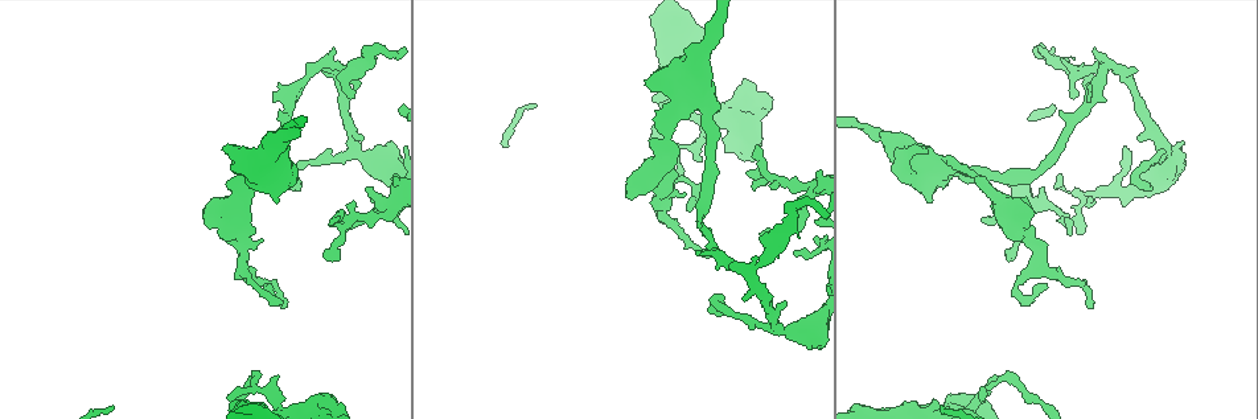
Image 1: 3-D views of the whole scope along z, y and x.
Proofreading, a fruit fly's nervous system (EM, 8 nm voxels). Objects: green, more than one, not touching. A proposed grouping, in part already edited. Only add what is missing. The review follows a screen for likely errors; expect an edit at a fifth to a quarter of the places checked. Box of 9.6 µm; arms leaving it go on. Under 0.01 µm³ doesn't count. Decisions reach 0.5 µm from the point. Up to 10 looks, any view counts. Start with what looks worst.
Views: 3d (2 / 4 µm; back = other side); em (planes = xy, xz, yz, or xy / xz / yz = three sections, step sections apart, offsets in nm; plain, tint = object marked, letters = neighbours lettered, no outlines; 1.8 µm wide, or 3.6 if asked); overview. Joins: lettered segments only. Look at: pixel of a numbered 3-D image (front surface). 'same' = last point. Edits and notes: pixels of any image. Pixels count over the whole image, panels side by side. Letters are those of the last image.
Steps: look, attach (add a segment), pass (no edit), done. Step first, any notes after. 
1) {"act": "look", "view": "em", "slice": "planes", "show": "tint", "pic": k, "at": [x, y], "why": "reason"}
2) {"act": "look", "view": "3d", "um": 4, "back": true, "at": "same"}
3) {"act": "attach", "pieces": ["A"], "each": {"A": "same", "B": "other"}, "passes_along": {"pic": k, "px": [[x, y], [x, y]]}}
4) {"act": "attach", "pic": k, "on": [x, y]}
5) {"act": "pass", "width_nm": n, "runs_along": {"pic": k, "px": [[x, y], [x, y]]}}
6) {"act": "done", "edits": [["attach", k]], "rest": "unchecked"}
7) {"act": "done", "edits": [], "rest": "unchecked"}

{"act": "look", "view": "3d", "um": 2, "pic": 1, "at": [762, 232]}

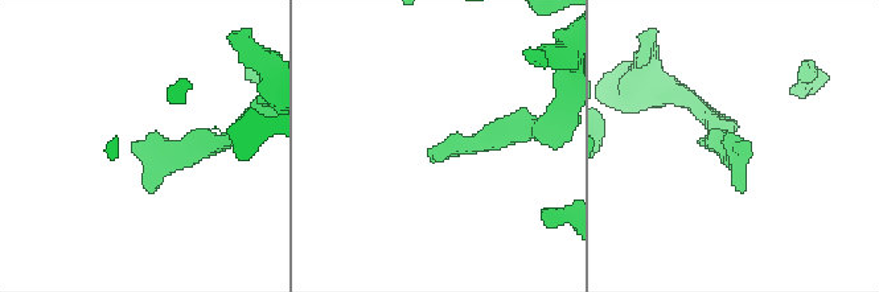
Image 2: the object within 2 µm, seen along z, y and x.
{"act": "look", "view": "em", "slice": "planes", "show": "letters", "pic": 2, "at": [132, 146], "why": "now the EM"}

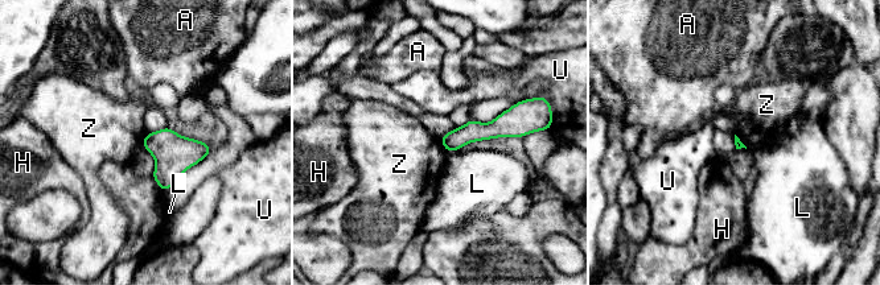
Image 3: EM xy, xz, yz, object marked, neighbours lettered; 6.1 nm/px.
{"act": "pass", "longest_contact_nm": ["H", 130], "each": {"A": "other", "H": "other", "L": "other", "U": "other", "Z": "other"}, "border": {"pic": 3, "px": [[439, 139], [447, 152]]}, "found": "none of them fits"}

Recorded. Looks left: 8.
{"act": "look", "view": "em", "slice": "planes", "show": "letters", "pic": 1, "at": [1138, 181], "why": "abrupt turn"}

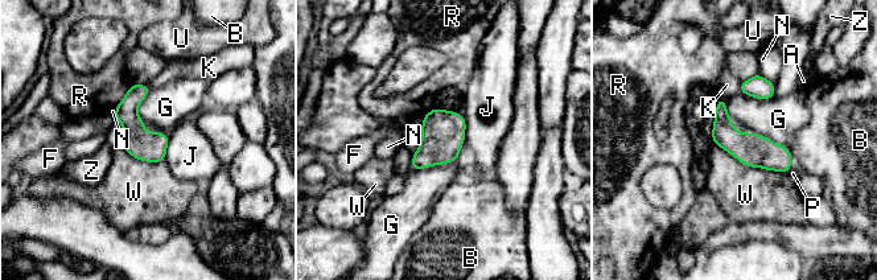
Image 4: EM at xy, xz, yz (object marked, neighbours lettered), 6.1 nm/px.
{"act": "pass", "width_nm": 190, "each": {"A": "other", "B": "other", "F": "other", "G": "other", "J": "other", "K": "other", "N": "other", "P": "other", "R": "other", "U": "other", "W": "other", "Z": "other"}, "found": "no lettered segment goes on from it"}

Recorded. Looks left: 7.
{"act": "look", "view": "em", "slice": "yz", "step": 4, "show": "letters", "pic": 1, "at": [229, 153], "why": "free end"}

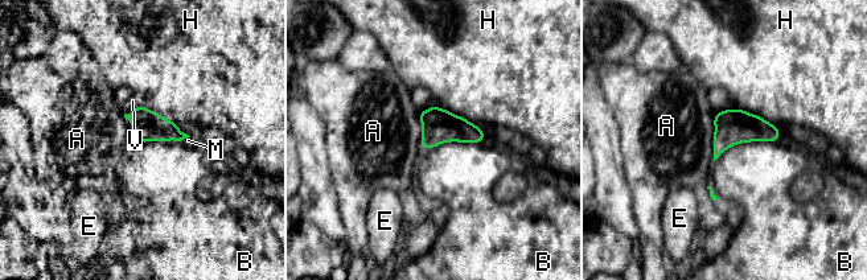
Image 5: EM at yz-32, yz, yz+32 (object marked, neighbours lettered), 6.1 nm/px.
{"act": "look", "view": "em", "slice": "planes", "show": "letters", "at": "same", "why": "cut it another way"}

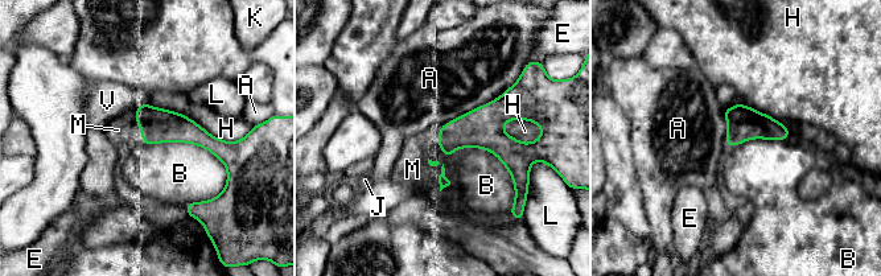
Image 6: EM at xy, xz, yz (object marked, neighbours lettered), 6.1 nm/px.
{"act": "attach", "pieces": ["M"], "each": {"A": "other", "B": "other", "E": "other", "H": "other", "J": "other", "K": "other", "L": "other", "M": "same", "V": "other"}, "found": "it goes on there"}

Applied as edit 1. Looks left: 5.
{"act": "done", "edits": [["attach", 6]], "rest": "unchecked"}

